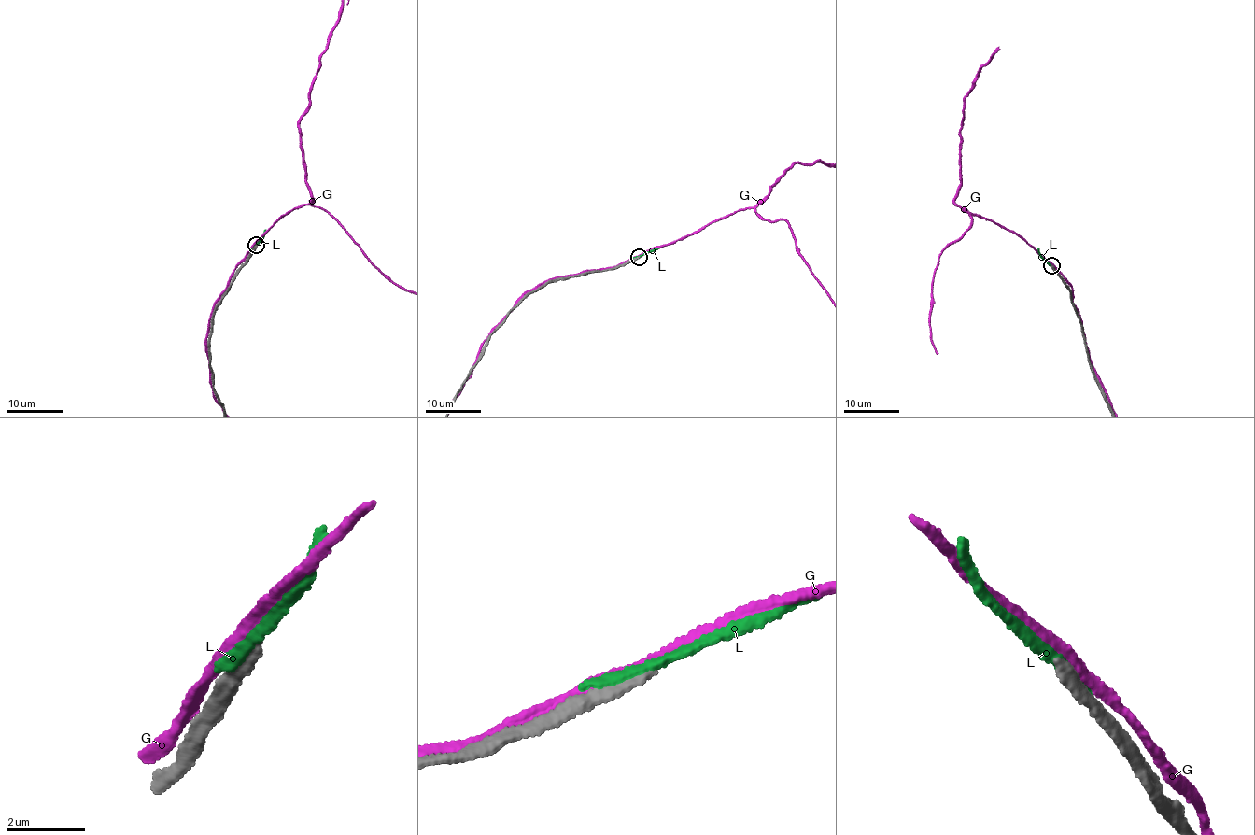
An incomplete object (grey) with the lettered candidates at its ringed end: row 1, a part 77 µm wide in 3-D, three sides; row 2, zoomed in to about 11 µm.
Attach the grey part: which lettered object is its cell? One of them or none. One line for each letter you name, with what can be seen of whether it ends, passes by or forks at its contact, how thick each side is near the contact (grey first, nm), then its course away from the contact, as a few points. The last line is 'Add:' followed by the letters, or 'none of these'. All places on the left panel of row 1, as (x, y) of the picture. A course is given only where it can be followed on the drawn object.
Add: none of these

